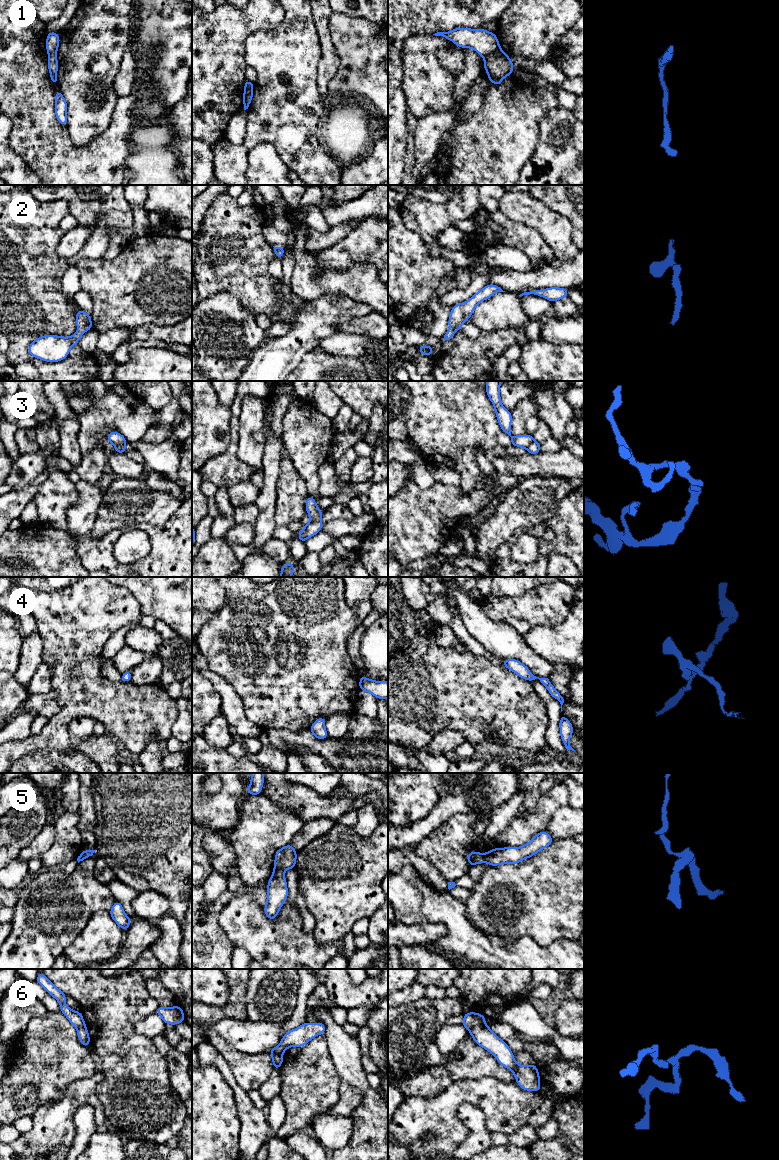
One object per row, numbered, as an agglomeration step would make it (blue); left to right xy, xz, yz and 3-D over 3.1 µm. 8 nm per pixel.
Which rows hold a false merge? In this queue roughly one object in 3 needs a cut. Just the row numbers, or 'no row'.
3, 6

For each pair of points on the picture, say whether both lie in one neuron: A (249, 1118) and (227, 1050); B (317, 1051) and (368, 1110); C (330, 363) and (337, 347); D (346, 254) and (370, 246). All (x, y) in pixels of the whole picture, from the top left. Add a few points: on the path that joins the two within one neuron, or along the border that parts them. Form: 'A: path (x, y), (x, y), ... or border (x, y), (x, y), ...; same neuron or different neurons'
A: border (227, 1062), (236, 1082), (246, 1092); different neurons
B: border (331, 1055), (336, 1072), (342, 1081); different neurons
C: border (318, 346), (331, 354), (352, 355), (357, 358); different neurons
D: path (352, 249), (357, 246), (364, 246); same neuron

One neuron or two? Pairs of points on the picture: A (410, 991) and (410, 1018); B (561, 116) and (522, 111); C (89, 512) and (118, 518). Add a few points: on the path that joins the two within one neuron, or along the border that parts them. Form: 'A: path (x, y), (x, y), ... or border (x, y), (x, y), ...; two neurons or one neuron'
A: border (423, 996), (398, 1006); two neurons
B: border (558, 104), (541, 119), (539, 137); two neurons
C: border (102, 491), (102, 501), (91, 532); two neurons

